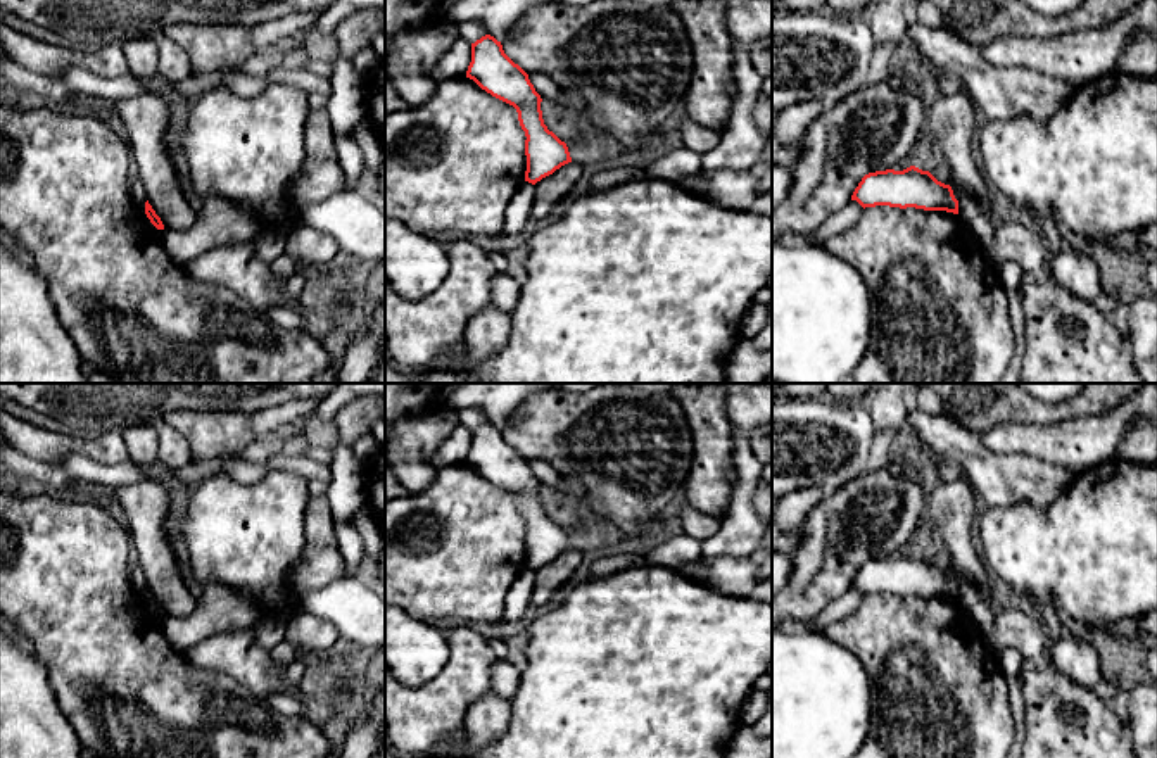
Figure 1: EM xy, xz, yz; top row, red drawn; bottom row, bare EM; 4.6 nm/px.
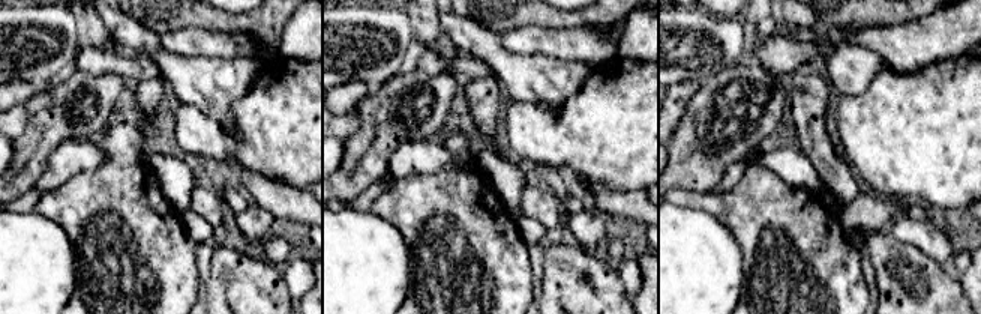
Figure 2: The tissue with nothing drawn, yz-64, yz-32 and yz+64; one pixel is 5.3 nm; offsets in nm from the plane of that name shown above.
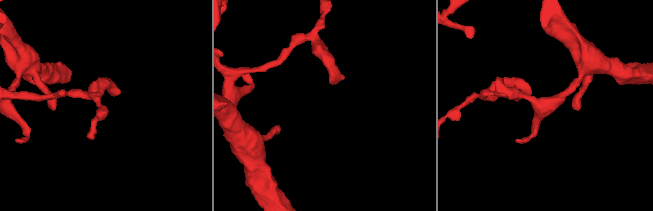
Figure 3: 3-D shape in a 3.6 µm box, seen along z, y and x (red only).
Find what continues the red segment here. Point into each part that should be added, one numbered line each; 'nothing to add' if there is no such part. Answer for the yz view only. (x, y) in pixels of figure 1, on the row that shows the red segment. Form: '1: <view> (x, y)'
nothing to add

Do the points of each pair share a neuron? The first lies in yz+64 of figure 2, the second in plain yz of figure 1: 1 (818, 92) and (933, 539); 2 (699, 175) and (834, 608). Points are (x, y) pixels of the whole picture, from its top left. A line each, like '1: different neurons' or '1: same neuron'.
1: different neurons
2: different neurons

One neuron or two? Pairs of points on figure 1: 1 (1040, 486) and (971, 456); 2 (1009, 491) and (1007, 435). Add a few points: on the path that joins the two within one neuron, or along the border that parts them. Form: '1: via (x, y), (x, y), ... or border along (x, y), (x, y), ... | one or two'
1: via (1023, 479), (997, 479), (988, 472) | one
2: border along (981, 435), (995, 451), (1030, 454), (1047, 465) | two

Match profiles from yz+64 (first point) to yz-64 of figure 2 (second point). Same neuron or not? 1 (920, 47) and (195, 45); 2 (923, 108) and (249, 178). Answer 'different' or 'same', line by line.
1: same
2: different

